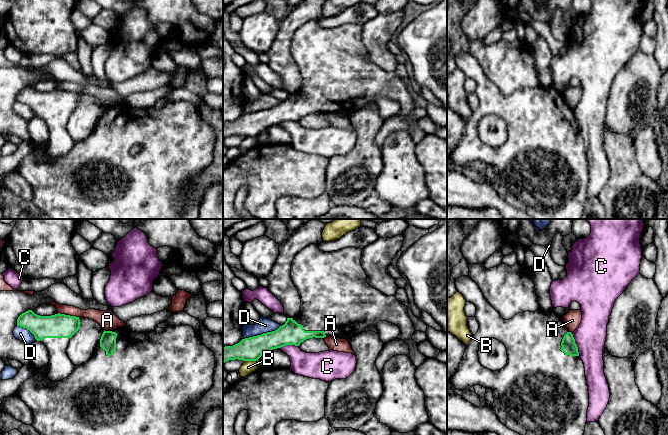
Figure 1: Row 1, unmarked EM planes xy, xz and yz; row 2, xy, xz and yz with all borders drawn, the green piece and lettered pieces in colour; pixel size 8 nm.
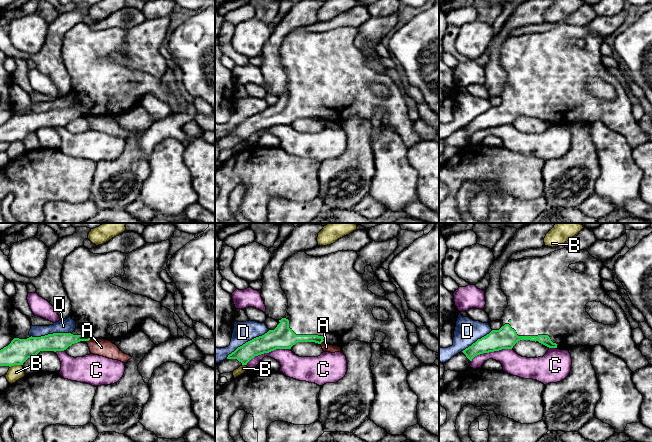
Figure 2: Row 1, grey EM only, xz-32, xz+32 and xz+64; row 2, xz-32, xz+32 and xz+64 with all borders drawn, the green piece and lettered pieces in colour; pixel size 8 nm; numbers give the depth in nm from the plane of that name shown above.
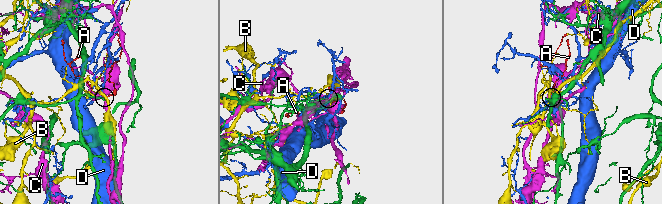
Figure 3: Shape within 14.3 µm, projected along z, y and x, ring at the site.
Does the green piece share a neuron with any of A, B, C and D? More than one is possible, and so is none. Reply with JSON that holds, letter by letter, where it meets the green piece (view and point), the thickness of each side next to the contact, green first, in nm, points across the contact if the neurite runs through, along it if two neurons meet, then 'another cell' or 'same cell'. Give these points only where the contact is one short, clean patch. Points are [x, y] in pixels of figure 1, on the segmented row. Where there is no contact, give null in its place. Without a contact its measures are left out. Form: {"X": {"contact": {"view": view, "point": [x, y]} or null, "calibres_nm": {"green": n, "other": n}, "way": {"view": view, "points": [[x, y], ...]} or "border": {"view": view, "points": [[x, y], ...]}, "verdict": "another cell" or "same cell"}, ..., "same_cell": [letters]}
{"A": {"contact": {"view": "xy", "point": [68, 315]}, "calibres_nm": {"green": 190, "other": 100}, "border": {"view": "xy", "points": [[58, 312], [78, 317]]}, "verdict": "another cell"}, "B": {"contact": {"view": "xz", "point": [251, 360]}, "calibres_nm": {"green": 190, "other": 100}, "verdict": "another cell"}, "C": {"contact": {"view": "xz", "point": [289, 344]}, "calibres_nm": {"green": 190, "other": 200}, "verdict": "another cell"}, "D": {"contact": {"view": "xz", "point": [261, 334]}, "calibres_nm": {"green": 190, "other": 120}, "verdict": "another cell"}, "same_cell": []}

